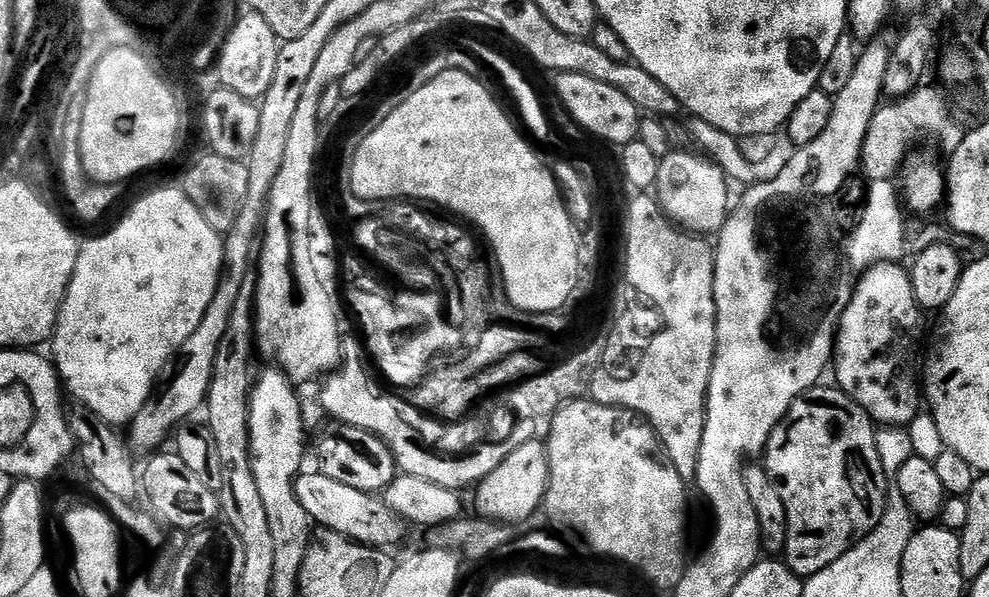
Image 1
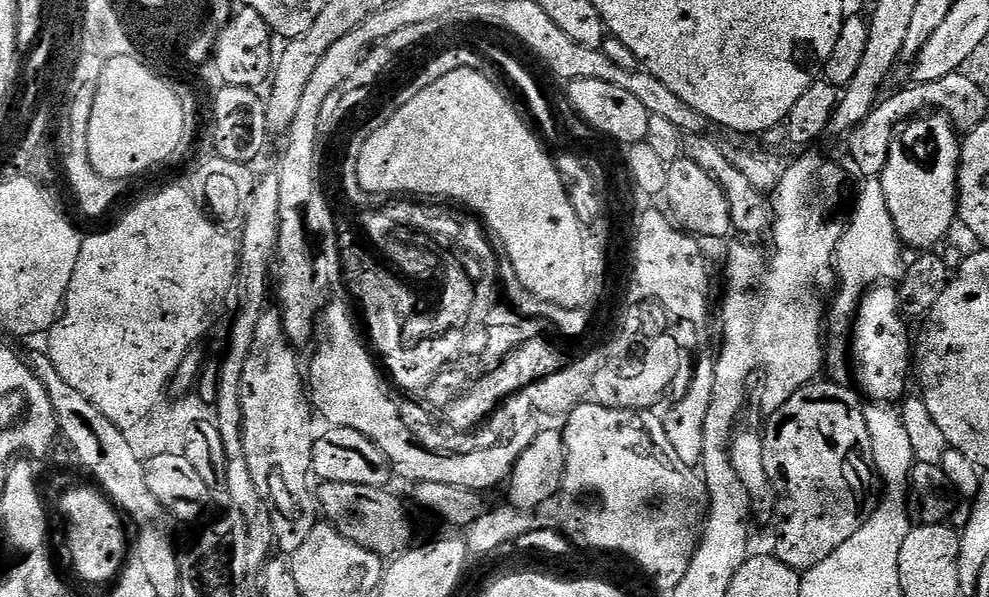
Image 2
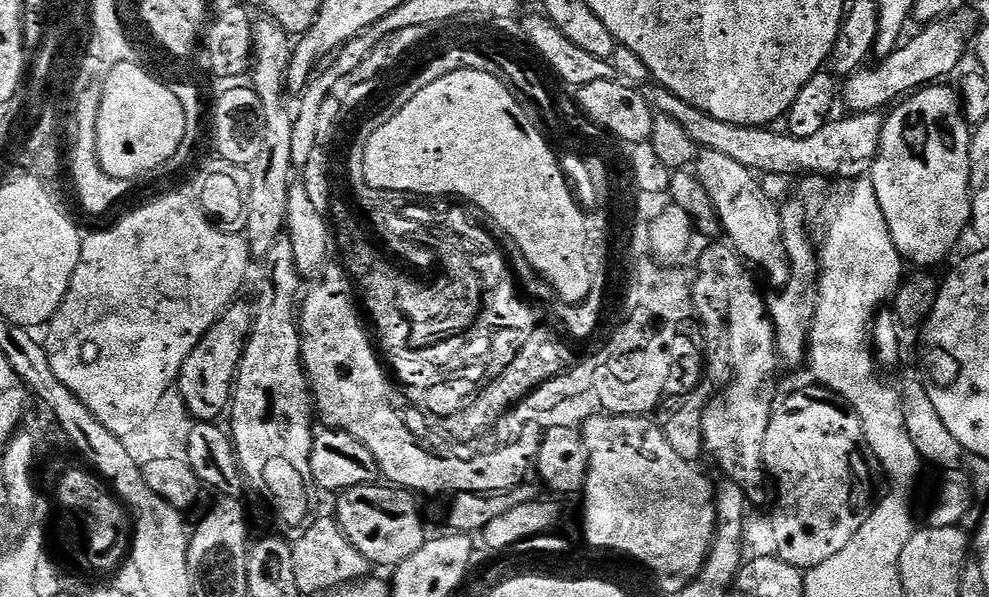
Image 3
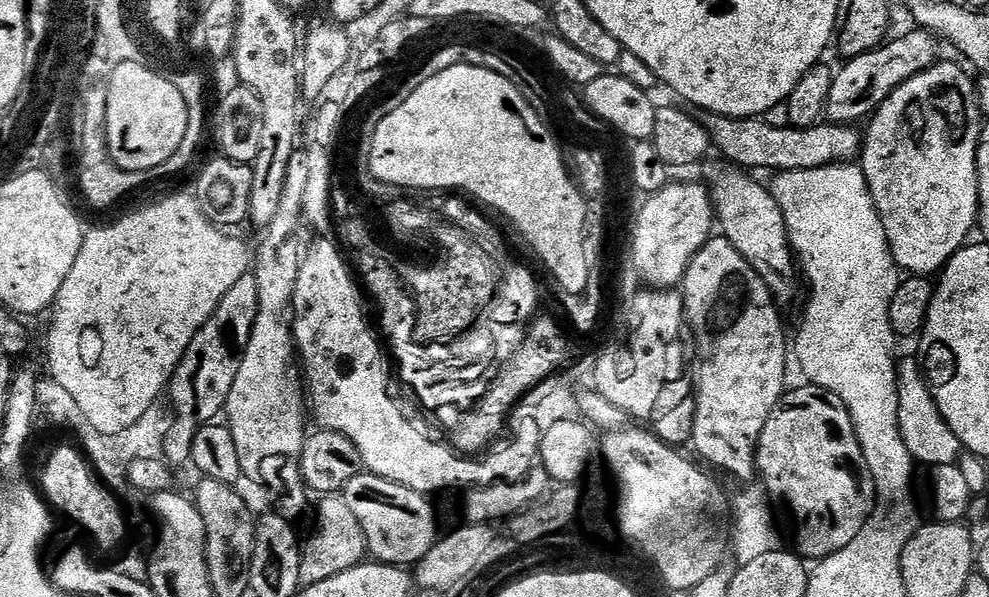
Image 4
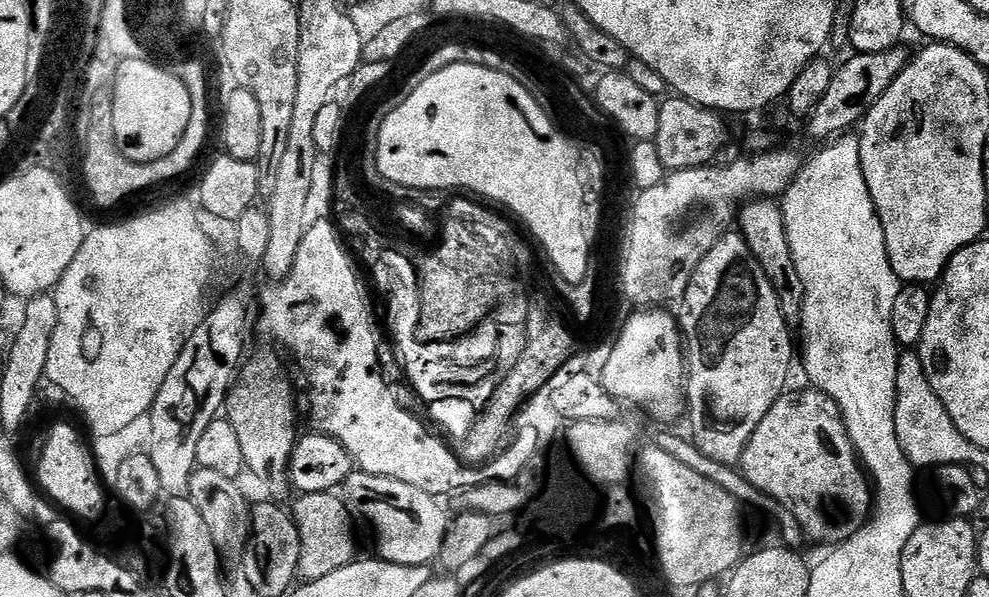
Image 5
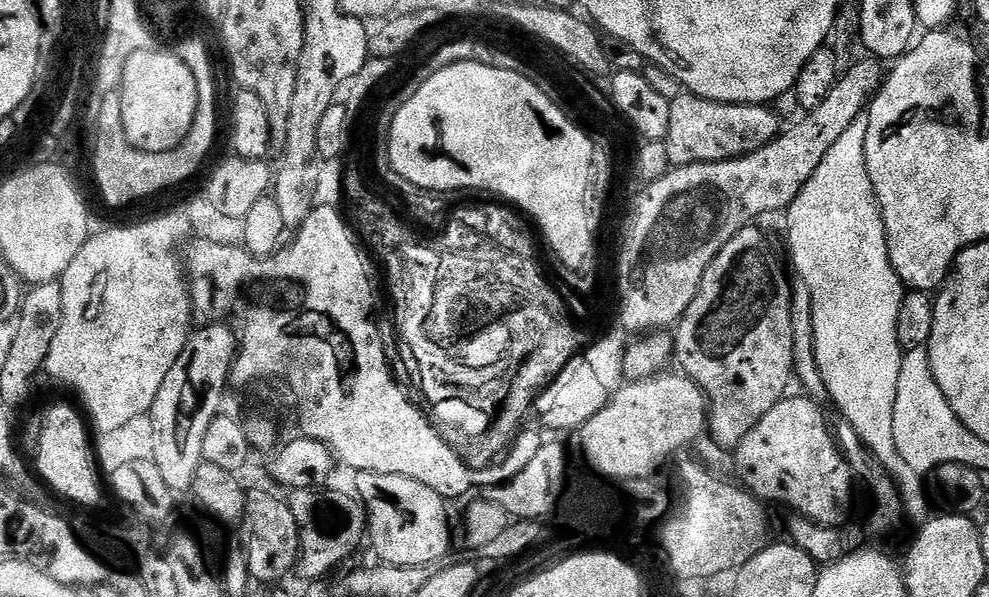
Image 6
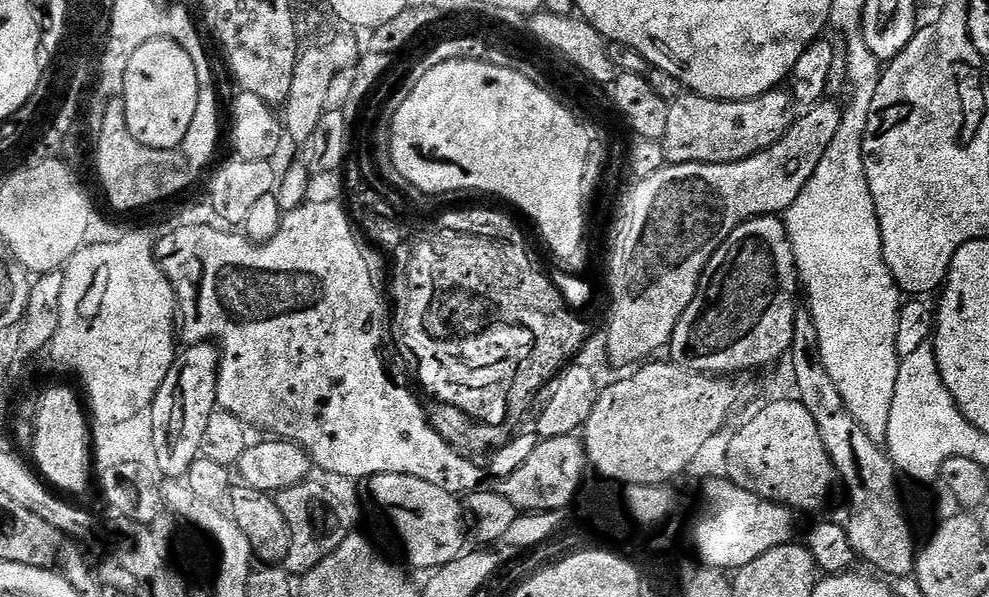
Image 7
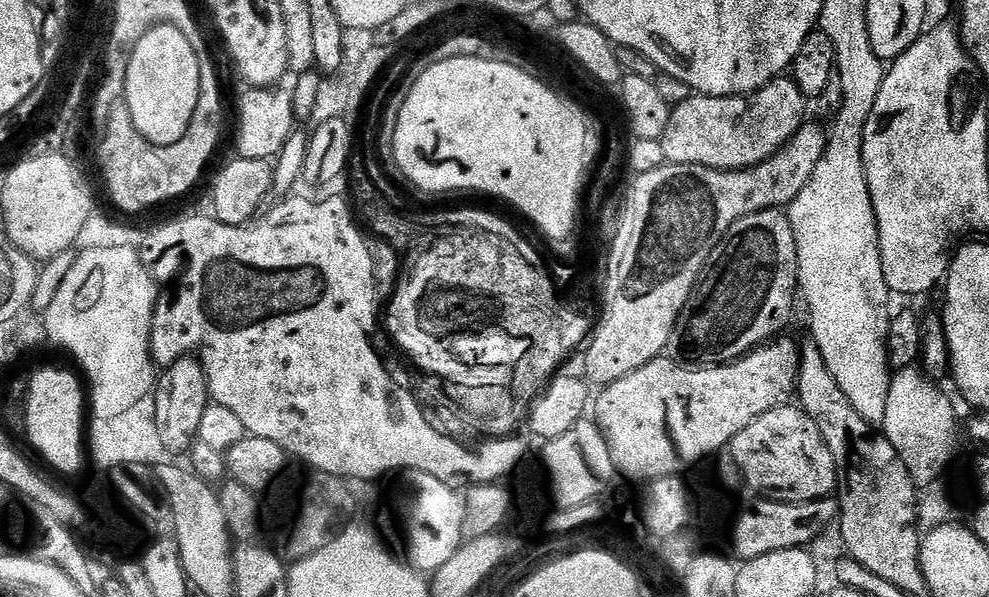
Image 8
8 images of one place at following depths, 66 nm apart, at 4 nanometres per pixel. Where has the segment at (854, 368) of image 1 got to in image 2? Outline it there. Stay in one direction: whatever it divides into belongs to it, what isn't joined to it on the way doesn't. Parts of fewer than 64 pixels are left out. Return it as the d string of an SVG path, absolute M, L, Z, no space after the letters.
M876 286L864 295L862 307L856 311L854 317L854 356L856 352L856 380L864 387L865 392L872 396L870 398L892 398L888 396L905 395L904 392L904 372L911 373L914 368L913 337L908 337L904 333L904 323L906 317L898 307L898 292L892 286Z

